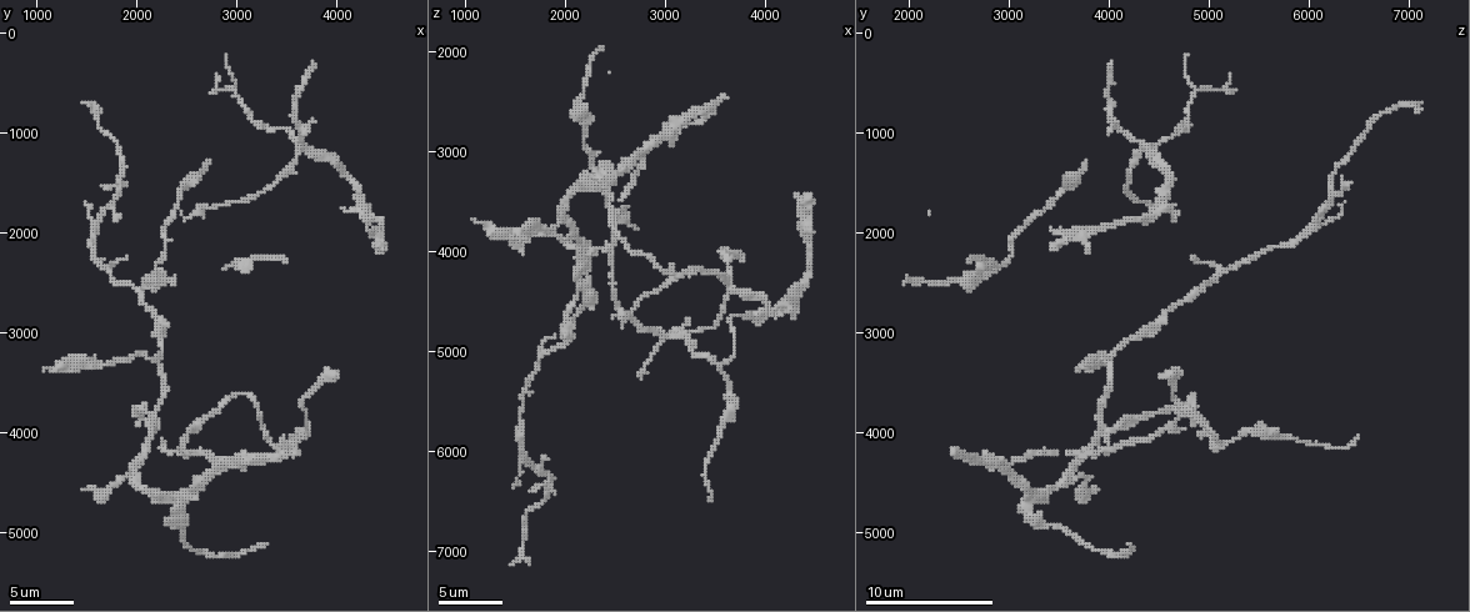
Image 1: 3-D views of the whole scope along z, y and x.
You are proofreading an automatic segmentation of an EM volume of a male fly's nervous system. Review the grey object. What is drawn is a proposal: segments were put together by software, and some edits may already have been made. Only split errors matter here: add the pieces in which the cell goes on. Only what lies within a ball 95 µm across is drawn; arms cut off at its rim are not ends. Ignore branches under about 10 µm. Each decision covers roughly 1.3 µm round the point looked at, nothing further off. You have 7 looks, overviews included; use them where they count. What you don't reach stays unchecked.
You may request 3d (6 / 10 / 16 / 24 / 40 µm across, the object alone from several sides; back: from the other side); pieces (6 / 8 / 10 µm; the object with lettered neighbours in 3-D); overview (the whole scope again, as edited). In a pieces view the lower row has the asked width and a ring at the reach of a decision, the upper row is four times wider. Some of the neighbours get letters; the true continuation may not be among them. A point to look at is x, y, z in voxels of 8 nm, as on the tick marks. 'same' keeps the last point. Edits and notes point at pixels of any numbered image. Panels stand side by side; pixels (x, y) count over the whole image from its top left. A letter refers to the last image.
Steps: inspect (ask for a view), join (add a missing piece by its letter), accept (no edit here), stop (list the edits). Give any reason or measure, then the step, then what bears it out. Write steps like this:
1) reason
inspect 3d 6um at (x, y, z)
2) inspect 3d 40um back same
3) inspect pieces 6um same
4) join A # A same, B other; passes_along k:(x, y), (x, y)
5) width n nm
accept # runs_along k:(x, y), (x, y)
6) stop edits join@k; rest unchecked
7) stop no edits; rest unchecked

thin end
inspect pieces 6um at (1500, 680, 7140)

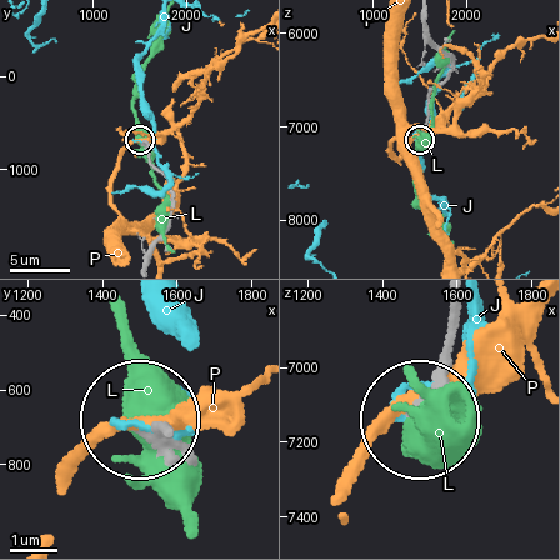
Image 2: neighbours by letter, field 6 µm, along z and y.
width 120 nm
accept # J other, L other, P other; no lettered piece goes on from it

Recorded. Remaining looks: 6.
thin end
inspect pieces 10um at (3280, 5100, 4240)

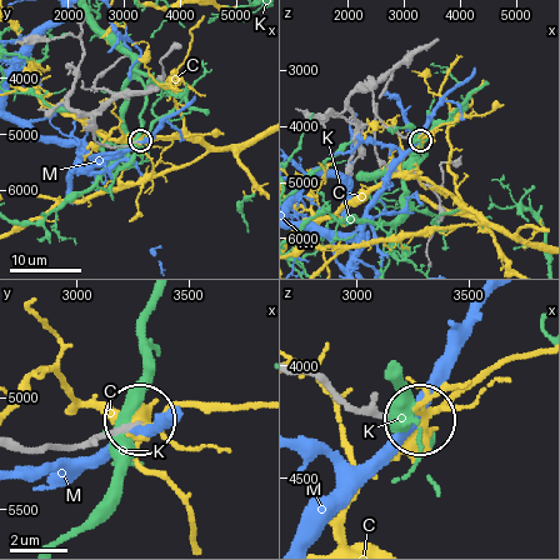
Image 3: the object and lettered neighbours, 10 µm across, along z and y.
accept # C other, K other, M other; runs_along 3:(24, 446), (59, 451), (136, 425); no lettered piece goes on from it

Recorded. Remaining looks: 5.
branch stops here
inspect pieces 6um at (2580, 4180, 3440)

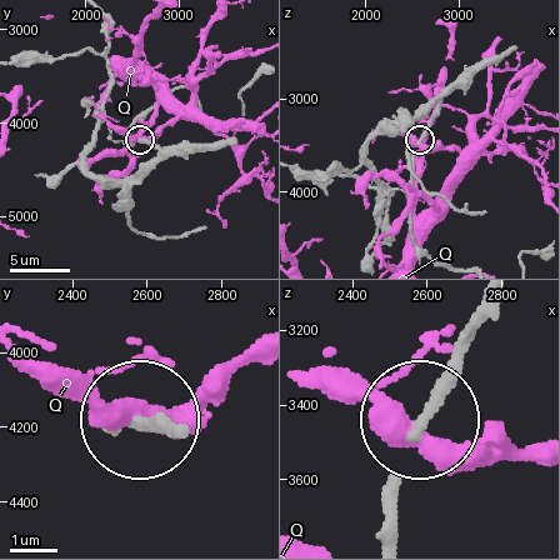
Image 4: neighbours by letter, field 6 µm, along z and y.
accept # Q other; none of them fits

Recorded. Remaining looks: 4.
stop no edits; rest unchecked

